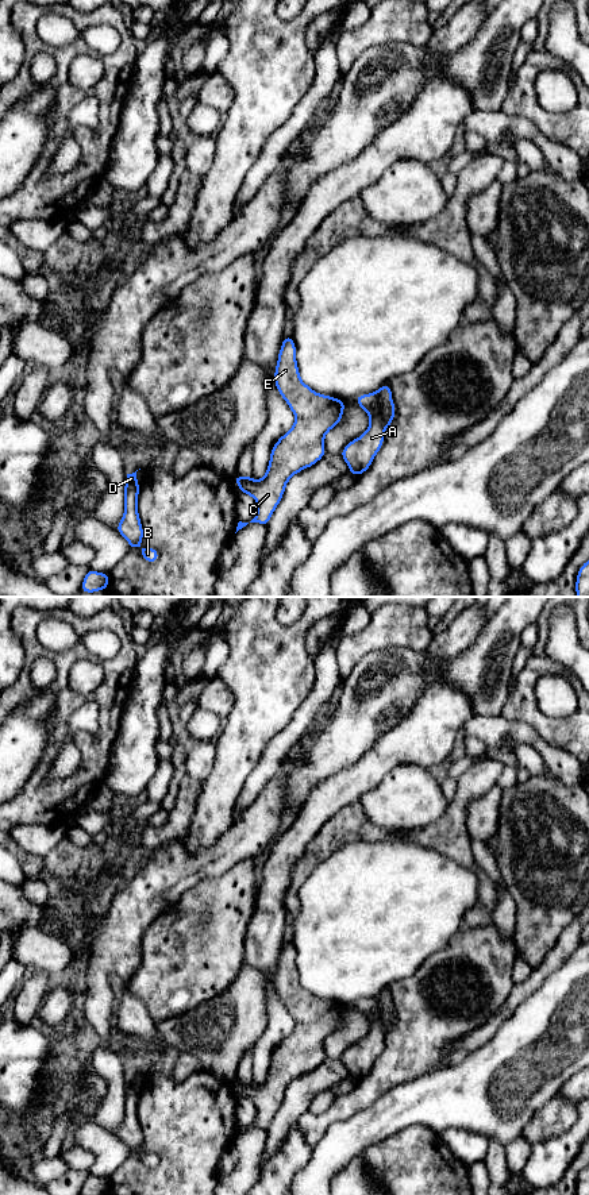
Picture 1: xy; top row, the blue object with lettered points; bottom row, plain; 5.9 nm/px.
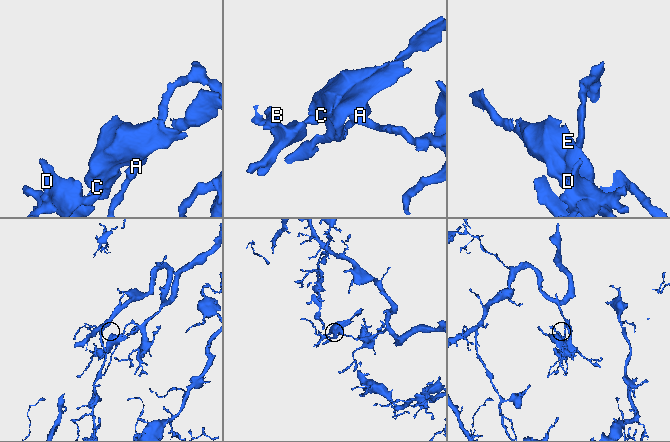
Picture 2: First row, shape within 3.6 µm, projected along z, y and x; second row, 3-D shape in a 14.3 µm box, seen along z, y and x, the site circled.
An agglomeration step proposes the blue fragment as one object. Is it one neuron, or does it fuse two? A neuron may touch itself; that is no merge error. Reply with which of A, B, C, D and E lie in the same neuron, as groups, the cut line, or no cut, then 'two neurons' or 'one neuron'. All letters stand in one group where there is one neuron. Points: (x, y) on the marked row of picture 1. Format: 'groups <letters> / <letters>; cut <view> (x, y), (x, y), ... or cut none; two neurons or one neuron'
groups A / B C D E; cut xy (374, 393), (380, 400), (380, 417), (385, 428); two neurons

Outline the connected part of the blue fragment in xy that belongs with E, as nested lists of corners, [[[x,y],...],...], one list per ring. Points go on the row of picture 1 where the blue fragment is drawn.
[[[292,335],[284,336],[274,383],[294,413],[294,424],[273,446],[267,471],[259,481],[254,481],[253,475],[235,475],[232,479],[239,485],[240,493],[251,496],[258,504],[250,523],[265,527],[278,506],[288,481],[324,456],[324,437],[340,423],[346,408],[344,401],[316,393],[301,381]]]

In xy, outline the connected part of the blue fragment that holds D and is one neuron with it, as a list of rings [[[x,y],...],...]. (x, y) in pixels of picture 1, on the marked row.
[[[136,471],[127,474],[124,485],[124,514],[116,531],[128,541],[130,550],[138,548],[143,539],[143,528],[138,513],[139,483]]]

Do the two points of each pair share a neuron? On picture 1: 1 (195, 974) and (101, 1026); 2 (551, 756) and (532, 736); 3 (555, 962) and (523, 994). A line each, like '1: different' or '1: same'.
1: different
2: same
3: same

